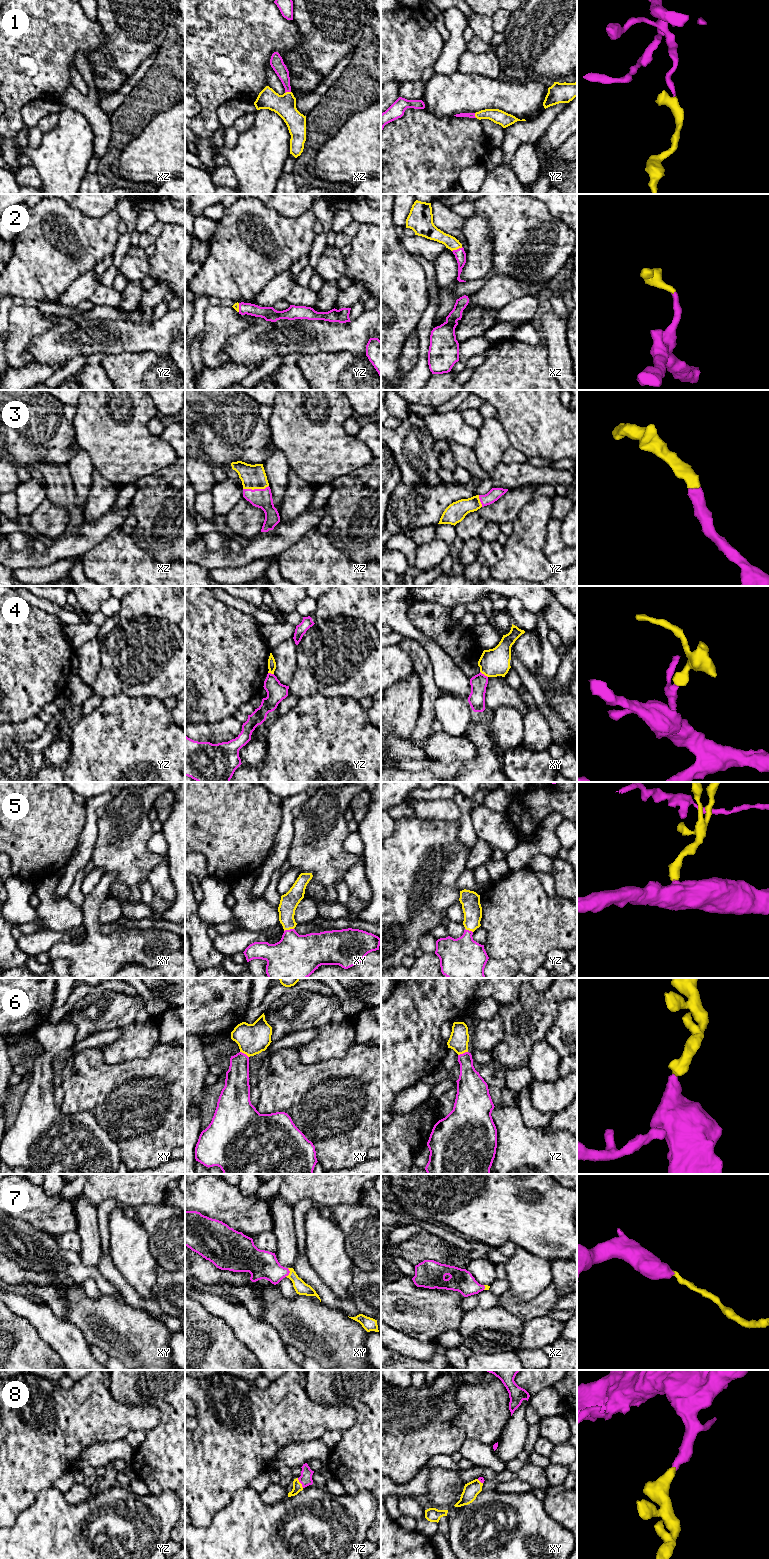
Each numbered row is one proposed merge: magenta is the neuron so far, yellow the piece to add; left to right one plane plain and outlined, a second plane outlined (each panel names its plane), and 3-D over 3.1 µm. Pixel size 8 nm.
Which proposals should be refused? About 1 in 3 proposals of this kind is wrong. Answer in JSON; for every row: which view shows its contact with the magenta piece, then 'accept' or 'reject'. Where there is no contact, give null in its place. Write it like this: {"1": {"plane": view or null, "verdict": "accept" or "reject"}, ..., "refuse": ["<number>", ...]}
{"1": {"plane": "xz", "verdict": "accept"}, "2": {"plane": "xz", "verdict": "accept"}, "3": {"plane": "xz", "verdict": "accept"}, "4": {"plane": "xy", "verdict": "reject"}, "5": {"plane": "xy", "verdict": "accept"}, "6": {"plane": "yz", "verdict": "accept"}, "7": {"plane": "xy", "verdict": "accept"}, "8": {"plane": "yz", "verdict": "accept"}, "refuse": ["4"]}

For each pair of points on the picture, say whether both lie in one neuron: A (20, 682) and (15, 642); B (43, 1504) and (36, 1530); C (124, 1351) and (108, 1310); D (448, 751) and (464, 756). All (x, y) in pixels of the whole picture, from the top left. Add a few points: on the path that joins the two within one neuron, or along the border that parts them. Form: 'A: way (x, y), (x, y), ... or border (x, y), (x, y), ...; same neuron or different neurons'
A: way (15, 672), (15, 652); same neuron
B: way (43, 1510), (42, 1524); same neuron
C: way (124, 1341), (124, 1336), (108, 1320); same neuron
D: way (452, 751), (460, 752); same neuron

